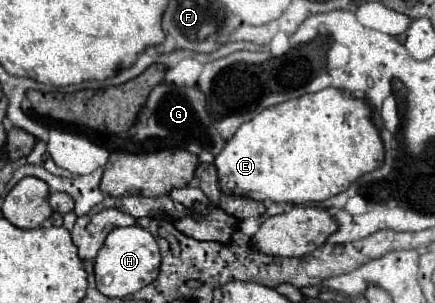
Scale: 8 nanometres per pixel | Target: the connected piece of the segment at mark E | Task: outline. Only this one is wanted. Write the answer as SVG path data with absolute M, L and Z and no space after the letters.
M324 88L316 94L306 94L262 110L258 116L244 122L216 156L214 166L218 170L220 190L230 196L254 198L260 202L270 200L290 204L324 202L348 190L354 180L376 170L384 160L384 144L368 118L370 114L372 108L366 100L346 98L338 88Z

